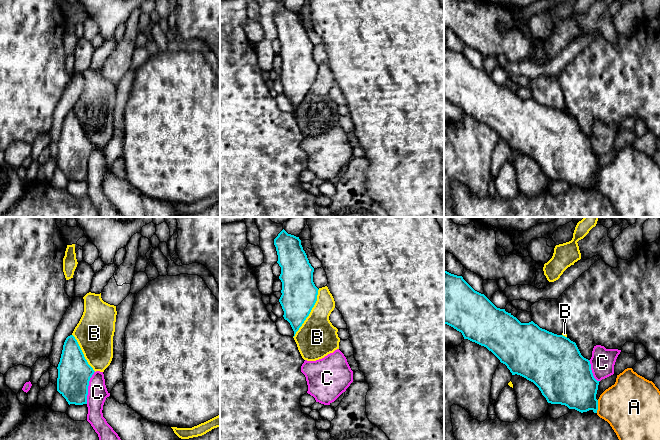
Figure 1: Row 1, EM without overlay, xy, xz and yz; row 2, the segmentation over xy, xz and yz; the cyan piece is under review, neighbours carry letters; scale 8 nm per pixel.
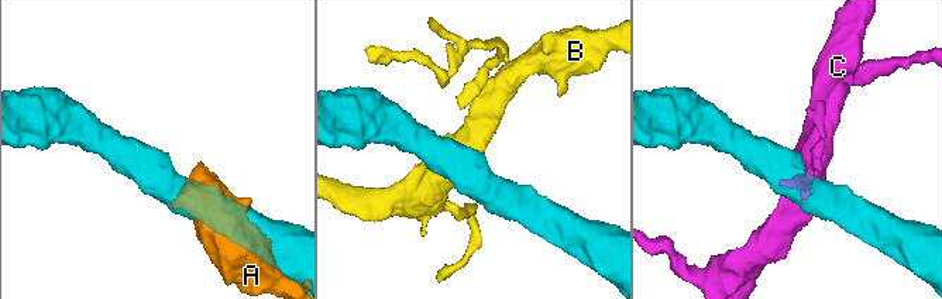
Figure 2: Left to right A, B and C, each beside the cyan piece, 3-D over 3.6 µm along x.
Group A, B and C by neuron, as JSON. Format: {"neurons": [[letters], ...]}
{"neurons": [["A"], ["B"], ["C"]]}

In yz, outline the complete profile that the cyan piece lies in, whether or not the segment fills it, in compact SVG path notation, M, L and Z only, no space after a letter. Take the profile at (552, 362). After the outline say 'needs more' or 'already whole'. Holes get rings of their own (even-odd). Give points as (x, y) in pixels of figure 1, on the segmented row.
M444 270L444 324L461 332L468 339L491 351L501 363L505 364L512 375L520 375L533 382L548 403L561 404L581 413L592 410L597 413L596 394L600 381L592 373L590 361L584 358L576 343L563 335L557 335L540 328L533 321L521 323L505 309L497 308L484 294L475 291L462 276Z; already whole

